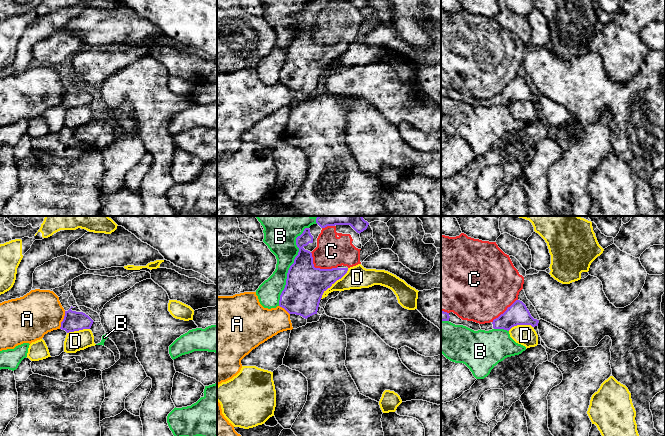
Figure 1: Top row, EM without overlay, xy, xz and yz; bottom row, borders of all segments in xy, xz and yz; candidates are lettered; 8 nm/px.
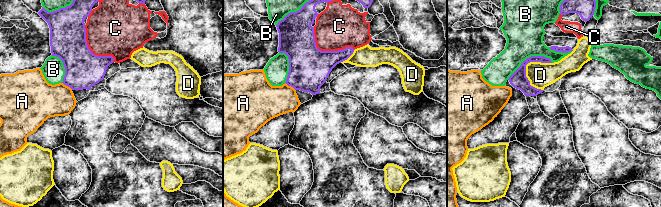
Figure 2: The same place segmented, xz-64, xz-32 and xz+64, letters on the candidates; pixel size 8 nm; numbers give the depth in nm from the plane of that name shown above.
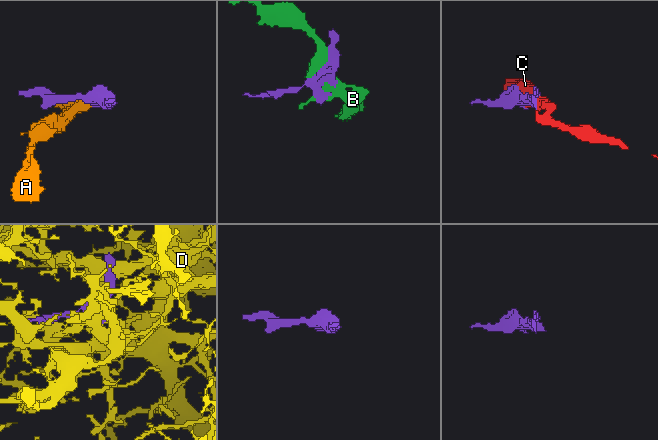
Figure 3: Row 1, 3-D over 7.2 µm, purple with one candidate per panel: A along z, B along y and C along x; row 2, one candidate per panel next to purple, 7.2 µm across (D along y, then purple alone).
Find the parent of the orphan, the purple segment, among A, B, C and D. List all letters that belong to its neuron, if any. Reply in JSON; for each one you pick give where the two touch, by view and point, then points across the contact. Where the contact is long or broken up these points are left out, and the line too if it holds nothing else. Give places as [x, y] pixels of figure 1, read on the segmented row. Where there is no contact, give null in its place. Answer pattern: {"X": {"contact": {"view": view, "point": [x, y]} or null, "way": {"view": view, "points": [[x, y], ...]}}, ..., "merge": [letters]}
{"merge": []}

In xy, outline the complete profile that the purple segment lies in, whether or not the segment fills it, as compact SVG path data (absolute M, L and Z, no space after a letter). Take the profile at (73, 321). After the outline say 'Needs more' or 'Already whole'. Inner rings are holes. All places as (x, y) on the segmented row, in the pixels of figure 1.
M70 308L68 311L65 311L60 329L65 330L67 333L90 329L93 322L94 321L85 313L72 311Z. Already whole

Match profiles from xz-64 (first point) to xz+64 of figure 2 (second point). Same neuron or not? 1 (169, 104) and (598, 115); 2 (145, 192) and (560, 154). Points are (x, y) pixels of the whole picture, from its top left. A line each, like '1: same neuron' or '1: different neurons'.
1: different neurons
2: same neuron

